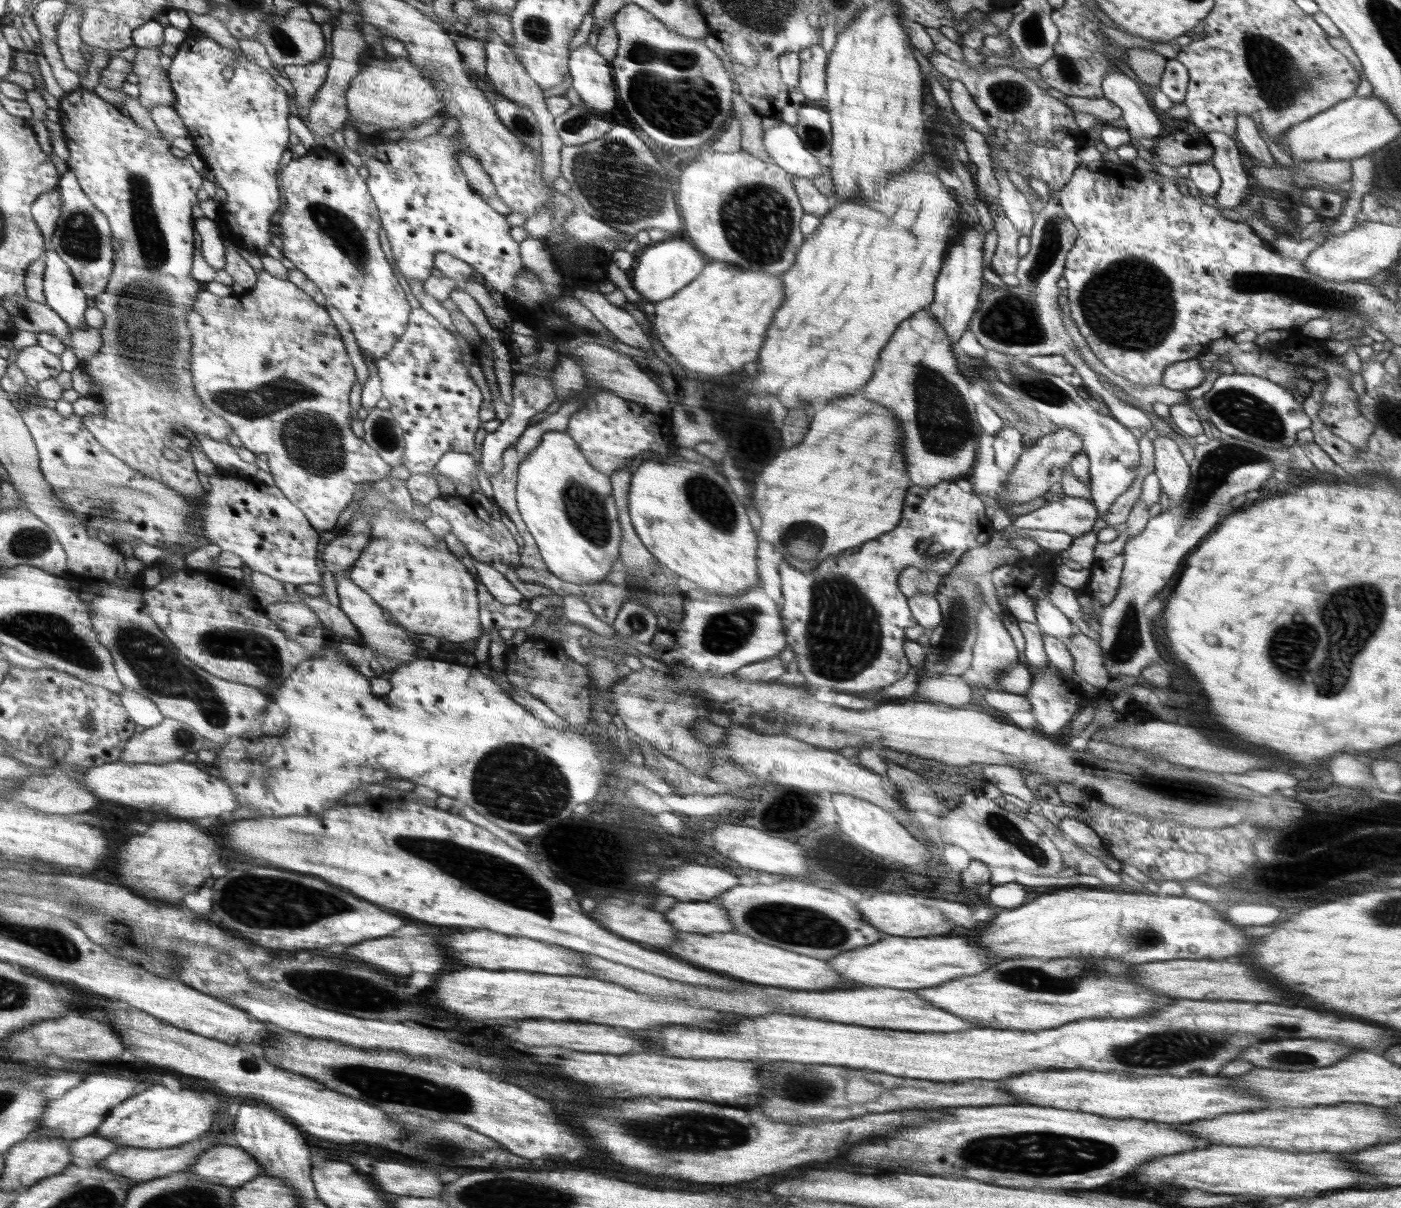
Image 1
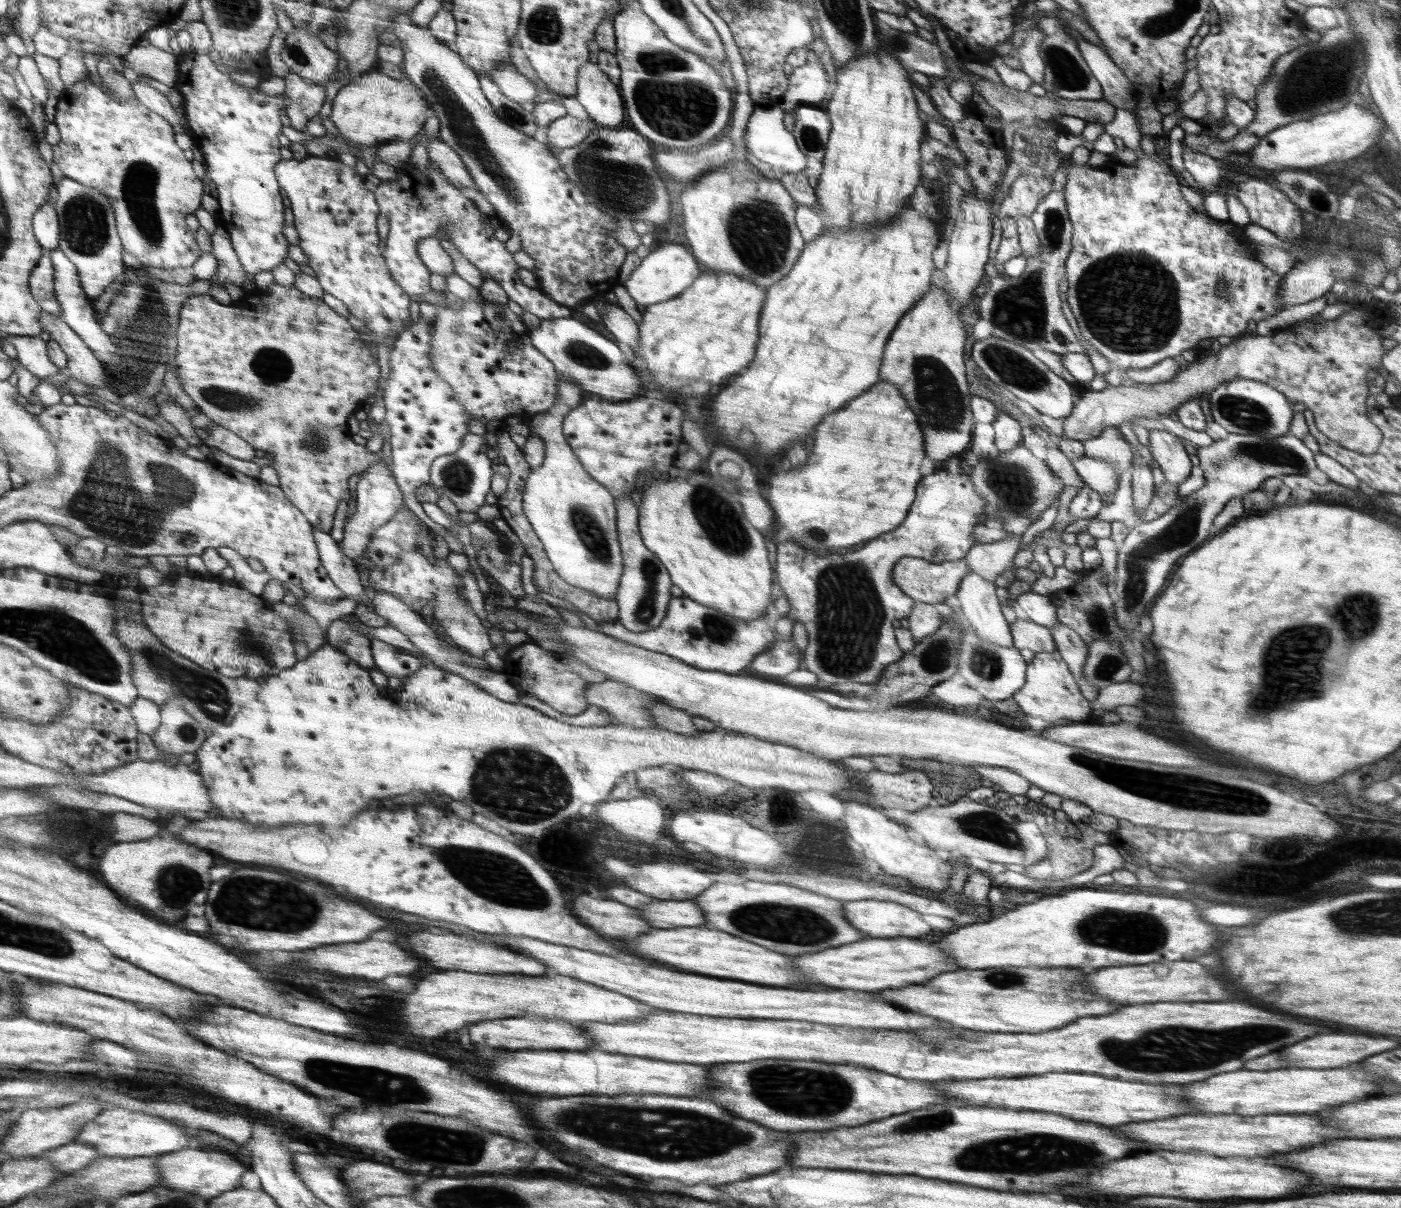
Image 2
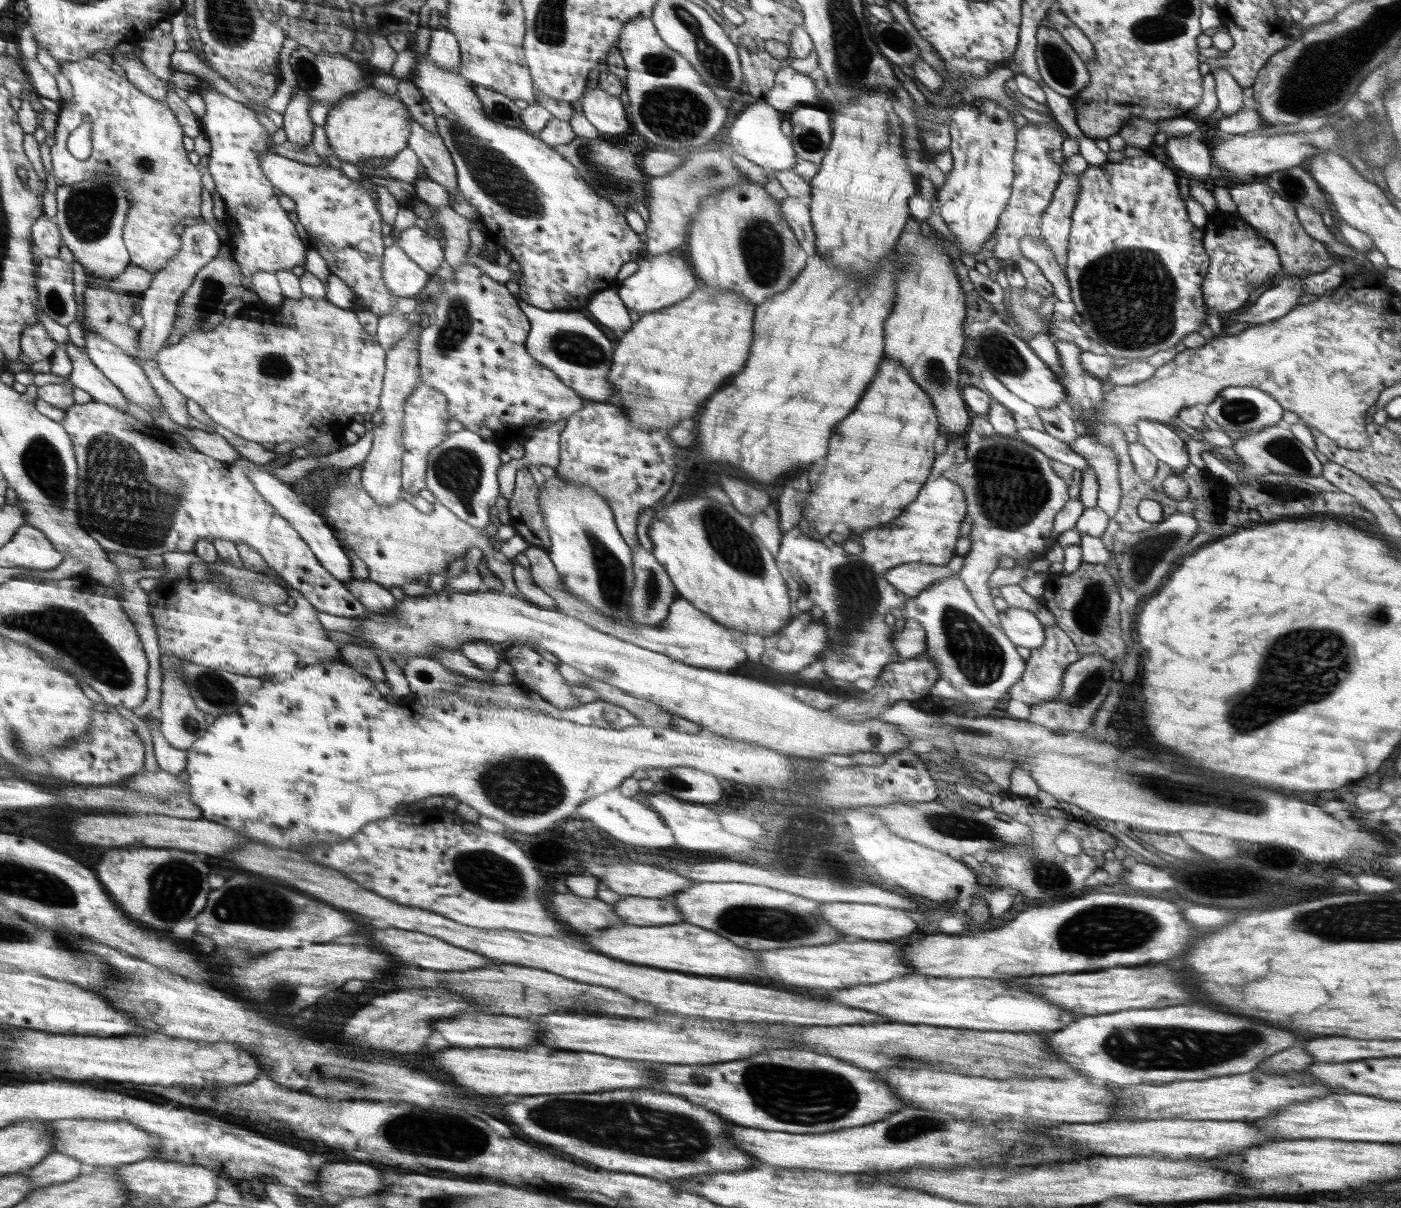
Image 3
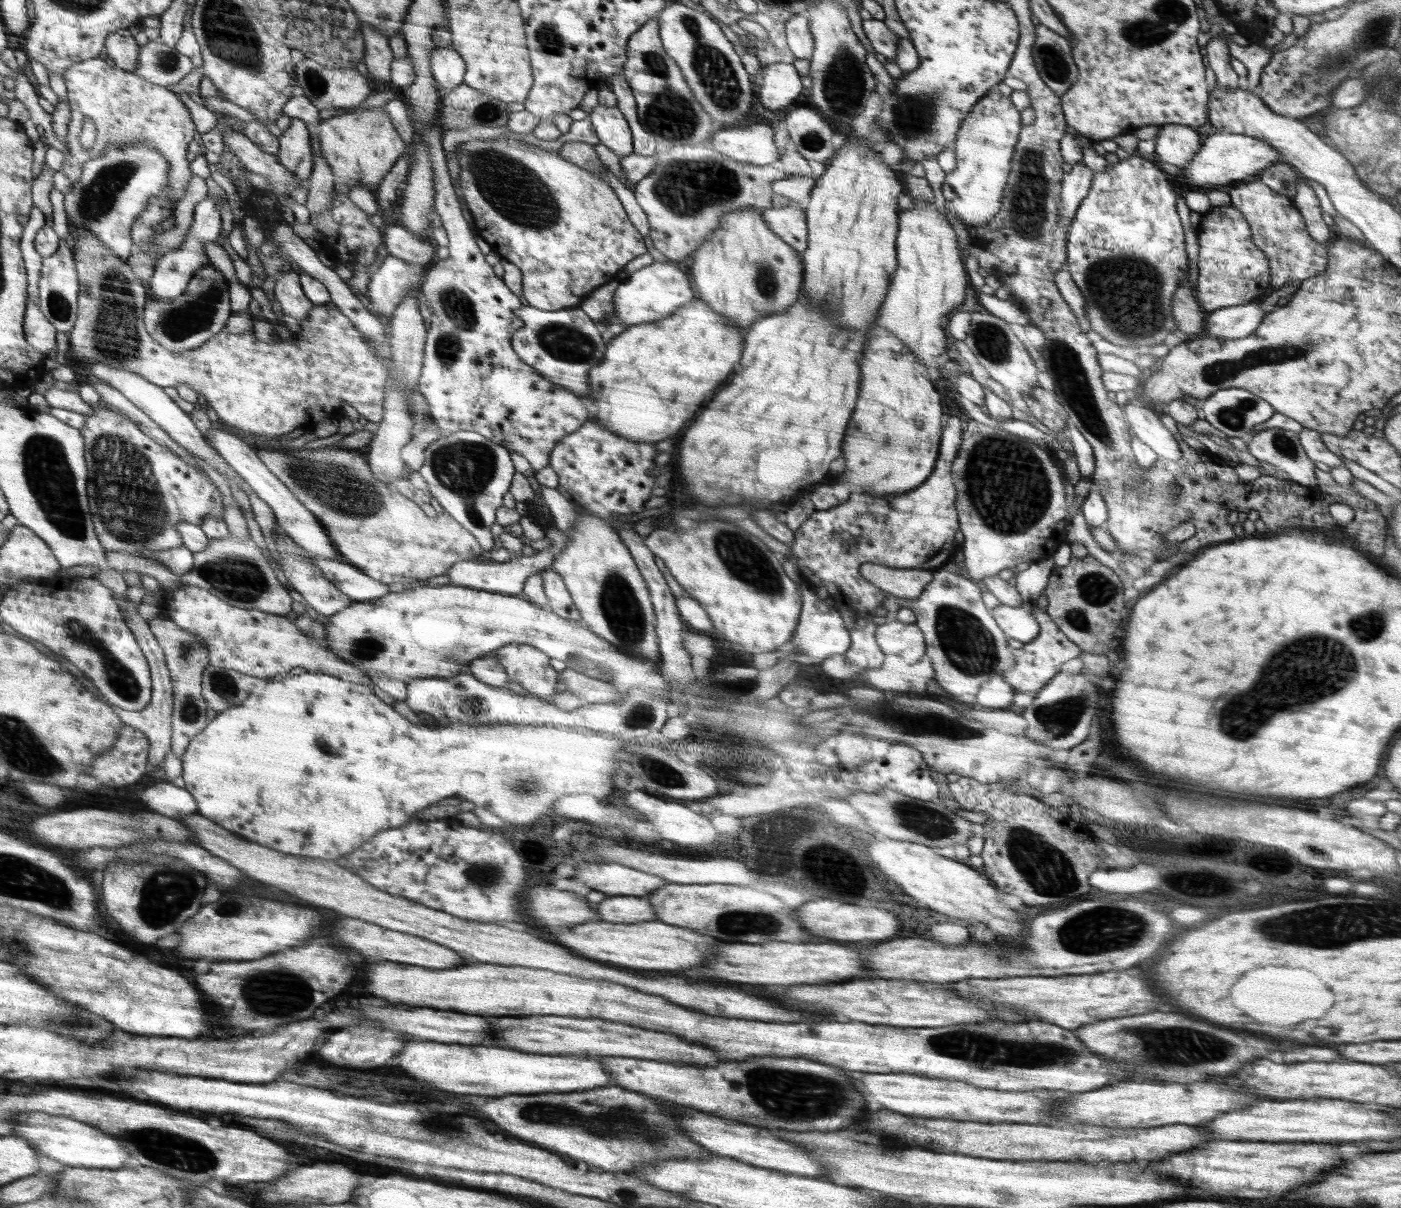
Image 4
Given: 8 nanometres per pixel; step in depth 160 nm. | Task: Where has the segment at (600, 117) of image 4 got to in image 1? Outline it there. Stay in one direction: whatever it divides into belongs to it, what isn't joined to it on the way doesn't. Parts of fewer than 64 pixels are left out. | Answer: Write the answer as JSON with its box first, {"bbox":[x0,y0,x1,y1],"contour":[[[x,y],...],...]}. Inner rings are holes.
{"bbox":[572,42,616,113],"contour":[[[587,42],[572,51],[572,88],[580,95],[584,105],[594,113],[608,112],[614,108],[616,92],[612,84],[612,72],[606,59]]]}

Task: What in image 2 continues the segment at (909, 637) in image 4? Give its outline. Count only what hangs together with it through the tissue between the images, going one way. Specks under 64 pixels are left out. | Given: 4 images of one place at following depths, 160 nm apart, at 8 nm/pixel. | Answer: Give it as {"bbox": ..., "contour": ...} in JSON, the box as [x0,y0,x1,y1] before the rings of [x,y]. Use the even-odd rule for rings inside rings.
{"bbox":[907,601,942,644],"contour":[[[916,601],[911,613],[907,616],[909,629],[916,644],[941,627],[942,612],[939,605]]]}

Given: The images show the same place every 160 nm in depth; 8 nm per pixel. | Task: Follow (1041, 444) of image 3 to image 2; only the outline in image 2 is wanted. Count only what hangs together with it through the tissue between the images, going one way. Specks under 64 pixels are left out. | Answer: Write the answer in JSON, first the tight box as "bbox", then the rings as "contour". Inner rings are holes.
{"bbox":[1071,456,1119,496],"contour":[[[1086,456],[1071,463],[1085,484],[1093,488],[1100,496],[1112,495],[1118,488],[1119,476],[1111,464]]]}

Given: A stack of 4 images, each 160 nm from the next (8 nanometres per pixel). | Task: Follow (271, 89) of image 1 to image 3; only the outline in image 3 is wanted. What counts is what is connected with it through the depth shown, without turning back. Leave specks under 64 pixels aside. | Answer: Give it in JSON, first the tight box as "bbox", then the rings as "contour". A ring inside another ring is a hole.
{"bbox":[196,79,306,291],"contour":[[[199,79],[199,86],[196,92],[202,95],[206,104],[206,112],[200,118],[200,128],[202,132],[208,136],[210,140],[211,153],[209,154],[210,161],[208,167],[205,169],[208,172],[214,183],[216,184],[215,192],[218,192],[226,206],[228,218],[235,220],[240,231],[240,236],[236,236],[229,241],[232,249],[232,258],[239,264],[241,272],[244,274],[245,281],[249,284],[249,290],[253,291],[251,287],[251,276],[257,270],[265,270],[266,272],[276,272],[277,270],[291,270],[294,266],[302,266],[305,268],[304,260],[306,260],[306,246],[302,244],[292,220],[288,220],[288,212],[280,208],[278,198],[274,194],[274,185],[260,169],[260,155],[270,151],[270,147],[266,145],[268,139],[272,136],[268,134],[266,129],[262,128],[256,120],[256,112],[246,108],[244,103],[232,100],[223,93],[218,93],[211,85]]]}

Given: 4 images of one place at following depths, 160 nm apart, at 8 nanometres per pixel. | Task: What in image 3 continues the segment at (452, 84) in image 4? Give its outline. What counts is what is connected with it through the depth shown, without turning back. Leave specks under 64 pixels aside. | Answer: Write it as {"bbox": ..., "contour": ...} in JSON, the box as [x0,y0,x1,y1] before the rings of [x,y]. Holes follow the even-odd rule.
{"bbox":[427,21,461,72],"contour":[[[435,21],[430,35],[427,56],[435,60],[439,68],[448,72],[459,72],[461,52],[454,34],[447,29],[445,24]]]}

